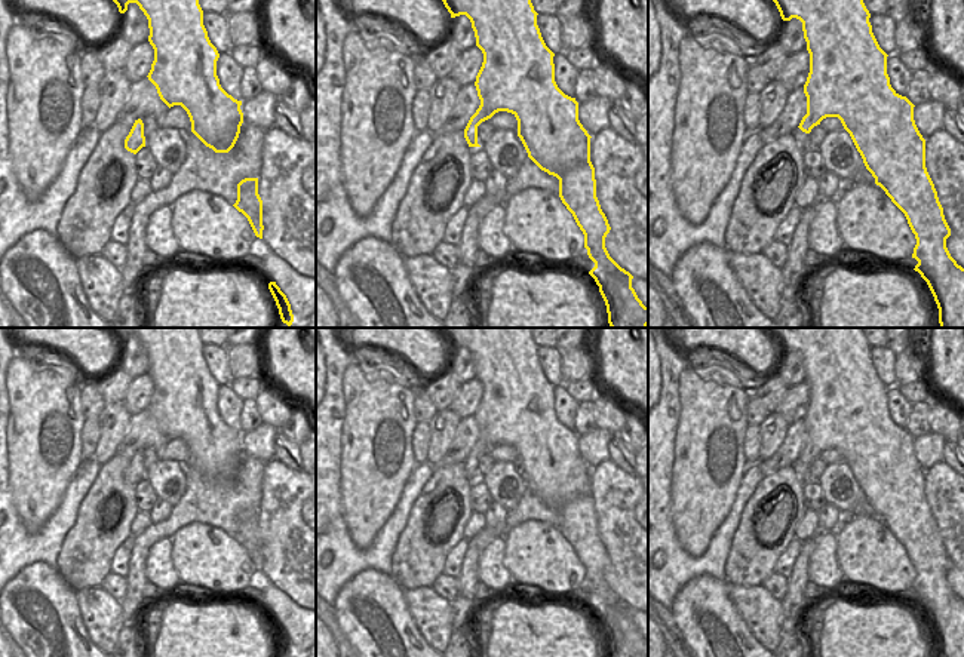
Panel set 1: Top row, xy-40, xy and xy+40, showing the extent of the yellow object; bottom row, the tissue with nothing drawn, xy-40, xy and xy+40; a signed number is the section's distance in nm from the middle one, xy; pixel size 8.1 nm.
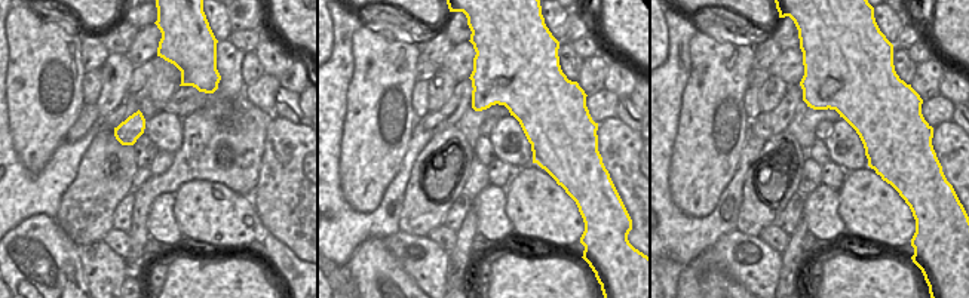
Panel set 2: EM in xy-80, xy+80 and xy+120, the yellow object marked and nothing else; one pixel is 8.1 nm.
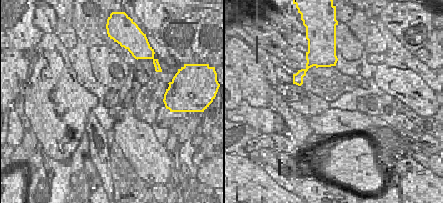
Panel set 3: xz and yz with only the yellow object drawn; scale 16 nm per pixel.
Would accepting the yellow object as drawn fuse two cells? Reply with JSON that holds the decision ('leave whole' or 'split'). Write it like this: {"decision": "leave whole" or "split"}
{"decision": "leave whole"}

